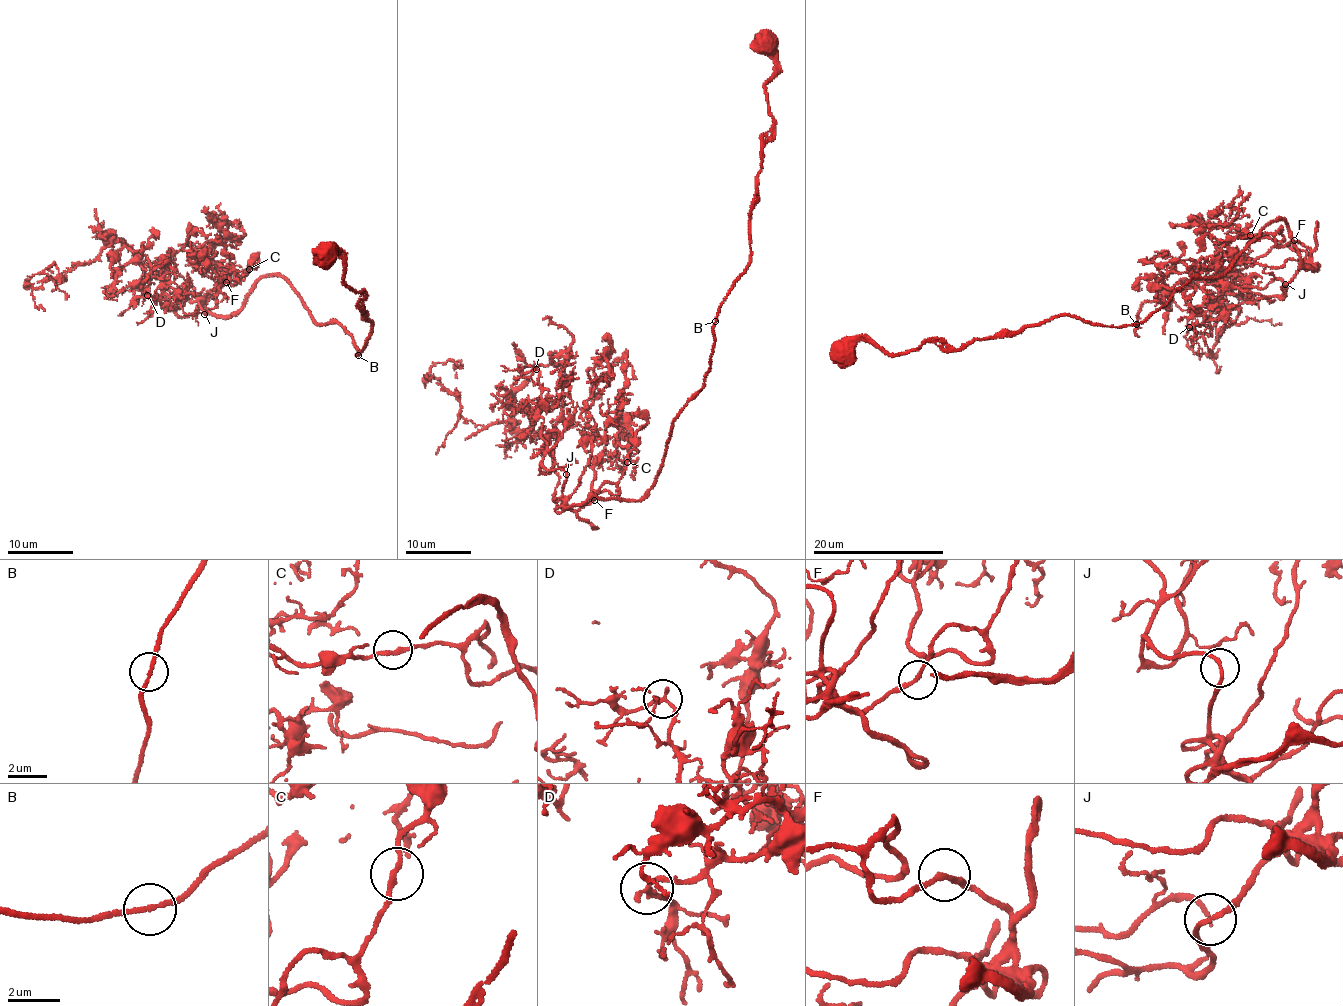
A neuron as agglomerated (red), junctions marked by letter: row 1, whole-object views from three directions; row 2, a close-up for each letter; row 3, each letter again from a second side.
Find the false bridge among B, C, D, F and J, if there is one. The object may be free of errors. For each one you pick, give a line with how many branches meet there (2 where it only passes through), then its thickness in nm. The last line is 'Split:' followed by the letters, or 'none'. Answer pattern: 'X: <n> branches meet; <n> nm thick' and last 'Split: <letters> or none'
Split: none

